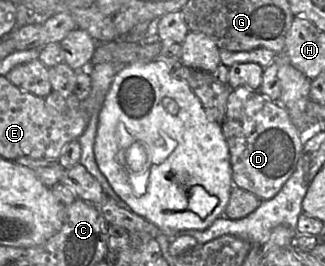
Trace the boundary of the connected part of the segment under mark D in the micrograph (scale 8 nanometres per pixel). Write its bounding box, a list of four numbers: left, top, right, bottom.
[221,87,304,200]

